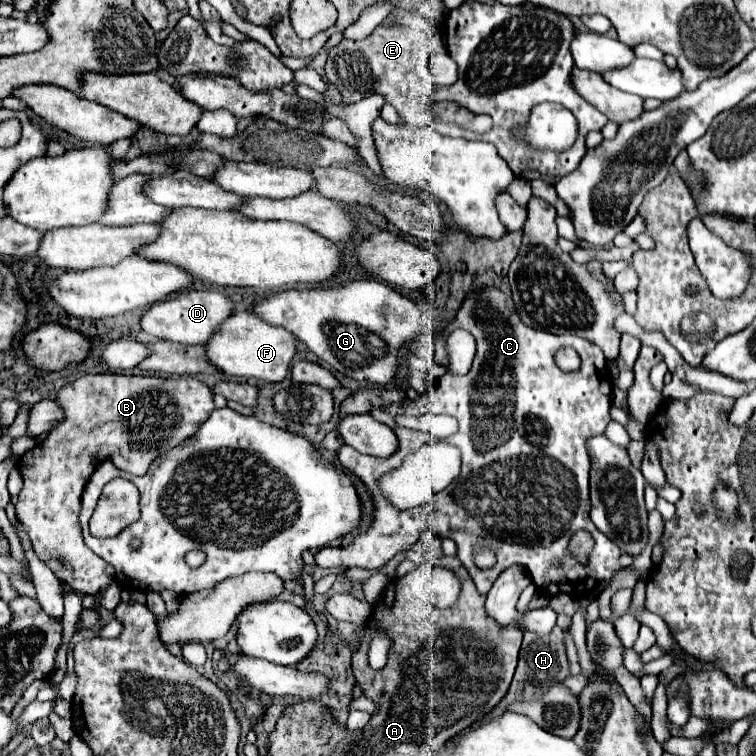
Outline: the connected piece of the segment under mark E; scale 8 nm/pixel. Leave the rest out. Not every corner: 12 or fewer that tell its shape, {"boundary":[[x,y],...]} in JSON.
{"boundary":[[377,26],[329,52],[345,104],[381,94],[429,124],[429,46]]}

